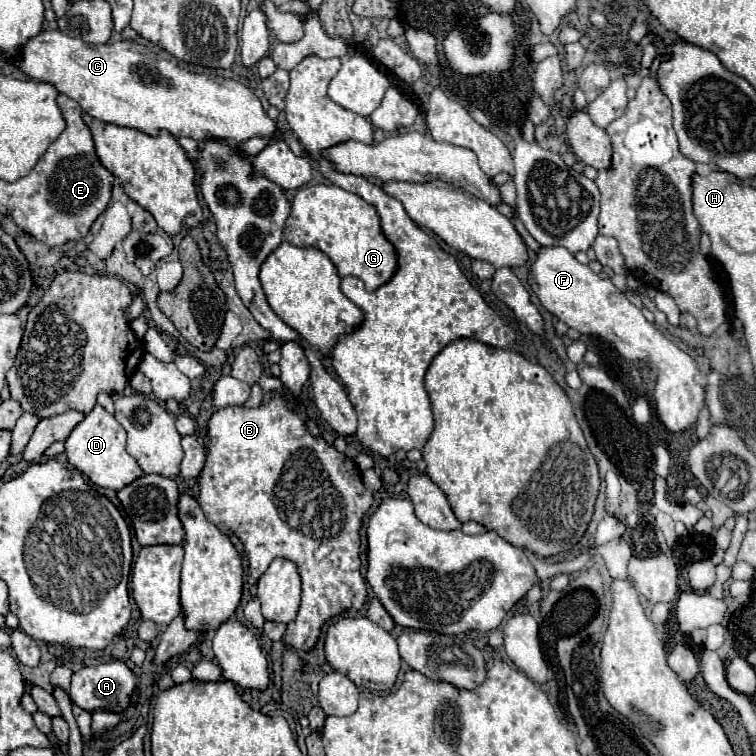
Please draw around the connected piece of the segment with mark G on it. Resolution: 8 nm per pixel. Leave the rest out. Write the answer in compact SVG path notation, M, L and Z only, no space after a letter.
M318 184L300 188L294 196L284 236L298 248L322 250L334 262L342 278L362 278L366 290L376 290L390 282L398 270L398 252L384 236L376 208L362 200L358 194L346 192L338 186Z

